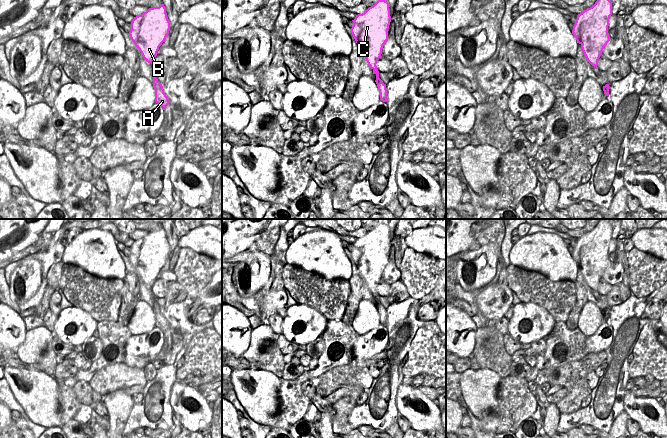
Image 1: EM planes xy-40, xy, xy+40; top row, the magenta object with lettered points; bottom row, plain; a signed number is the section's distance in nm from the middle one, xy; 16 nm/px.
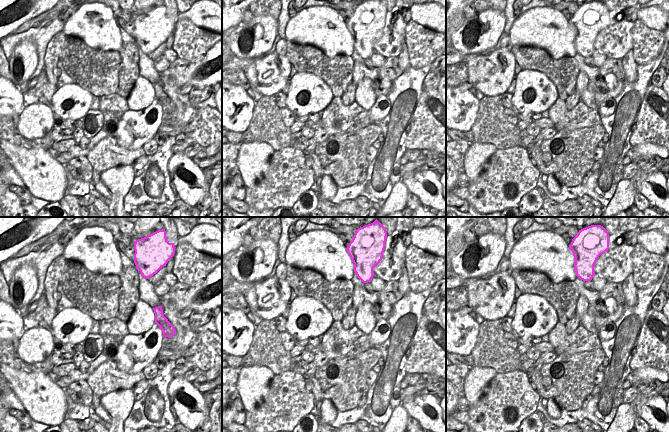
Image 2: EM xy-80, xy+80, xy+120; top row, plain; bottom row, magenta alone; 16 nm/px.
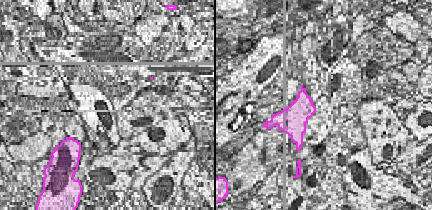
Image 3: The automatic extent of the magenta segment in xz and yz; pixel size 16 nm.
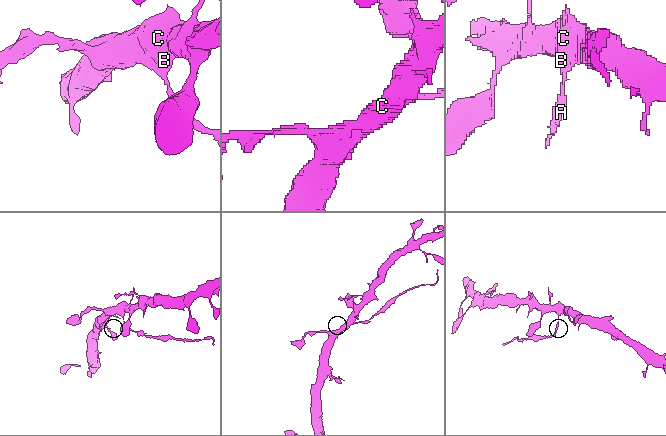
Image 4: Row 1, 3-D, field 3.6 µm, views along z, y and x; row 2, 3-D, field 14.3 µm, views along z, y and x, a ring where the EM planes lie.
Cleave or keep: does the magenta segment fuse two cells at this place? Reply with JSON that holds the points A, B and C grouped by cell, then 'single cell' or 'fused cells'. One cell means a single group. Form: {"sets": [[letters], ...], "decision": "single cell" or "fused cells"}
{"sets": [["A"], ["B", "C"]], "decision": "fused cells"}

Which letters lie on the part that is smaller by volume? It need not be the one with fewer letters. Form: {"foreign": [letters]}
{"foreign": ["A"]}

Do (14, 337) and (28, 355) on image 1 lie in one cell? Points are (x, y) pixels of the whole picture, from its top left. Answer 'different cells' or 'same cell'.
different cells

